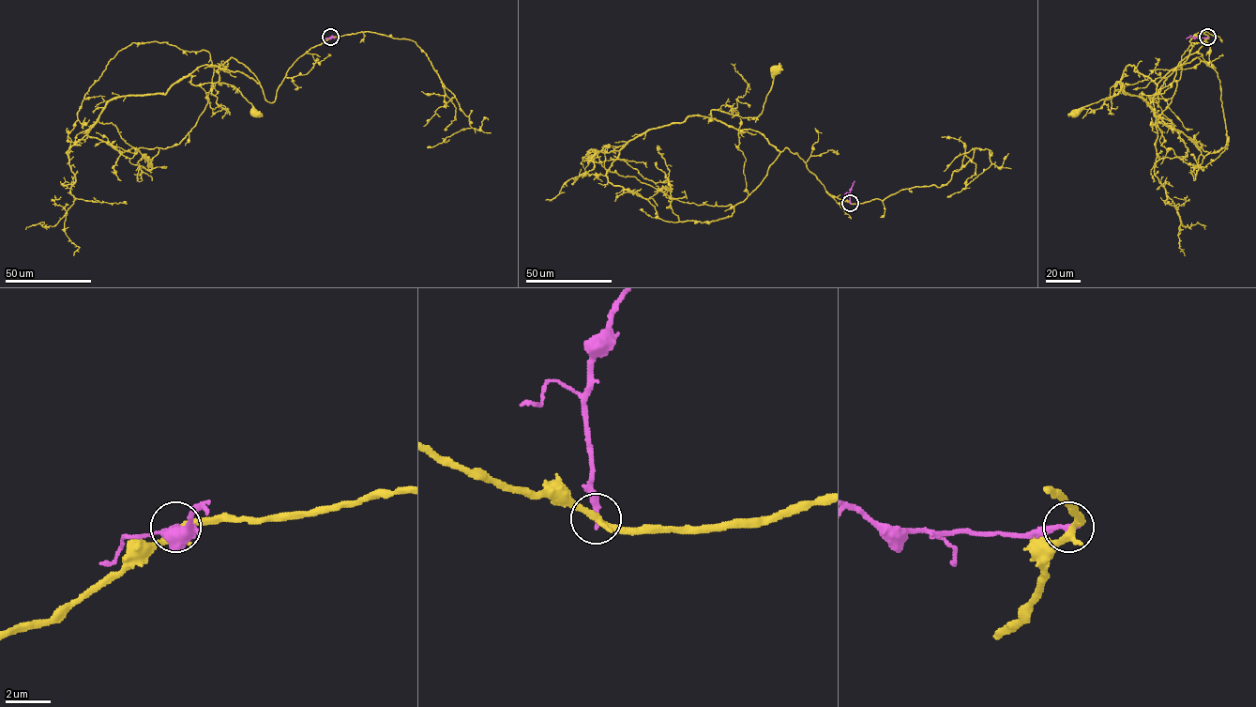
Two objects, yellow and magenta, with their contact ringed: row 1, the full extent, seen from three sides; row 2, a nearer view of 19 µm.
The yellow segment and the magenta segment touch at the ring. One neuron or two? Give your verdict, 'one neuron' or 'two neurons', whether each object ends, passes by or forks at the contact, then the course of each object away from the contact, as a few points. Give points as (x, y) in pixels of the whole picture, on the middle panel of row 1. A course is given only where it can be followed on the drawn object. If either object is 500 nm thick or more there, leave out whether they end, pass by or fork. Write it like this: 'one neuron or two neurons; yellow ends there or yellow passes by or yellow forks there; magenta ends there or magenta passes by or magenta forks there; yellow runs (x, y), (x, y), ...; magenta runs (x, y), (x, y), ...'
two neurons; yellow passes by; magenta ends there; yellow runs (850, 203), (830, 195), (795, 153), (780, 151), (758, 132), (710, 120), (712, 110), (757, 116), (774, 69); magenta runs (850, 203), (849, 189), (854, 181)

